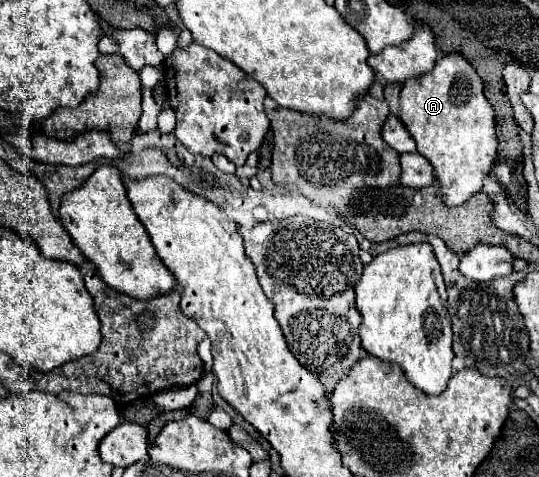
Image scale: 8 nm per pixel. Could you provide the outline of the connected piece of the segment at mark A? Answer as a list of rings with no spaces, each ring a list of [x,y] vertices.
[[[448,52],[440,56],[434,64],[434,68],[428,74],[422,74],[420,78],[410,78],[404,82],[400,92],[400,120],[416,140],[418,152],[428,158],[434,166],[434,172],[438,176],[438,182],[442,186],[442,196],[448,206],[460,206],[470,196],[482,190],[482,182],[492,170],[496,162],[496,118],[494,110],[484,96],[484,84],[474,66],[460,54],[460,52]]]

